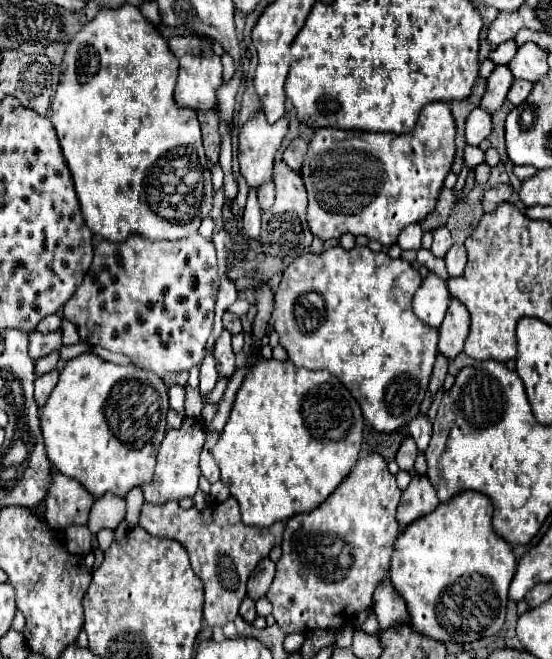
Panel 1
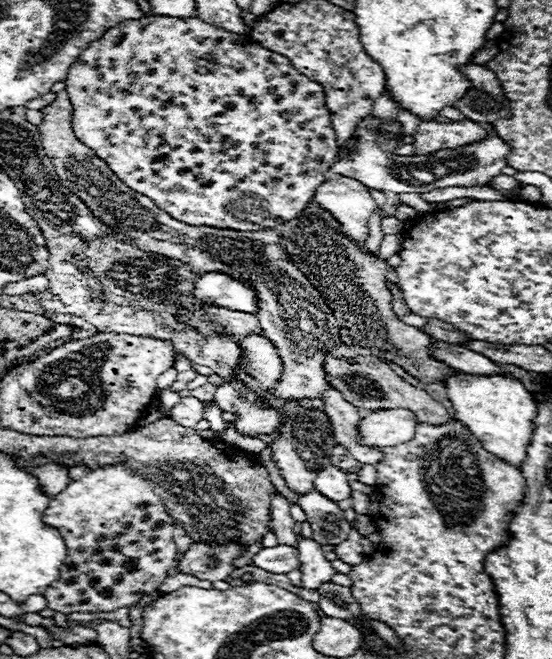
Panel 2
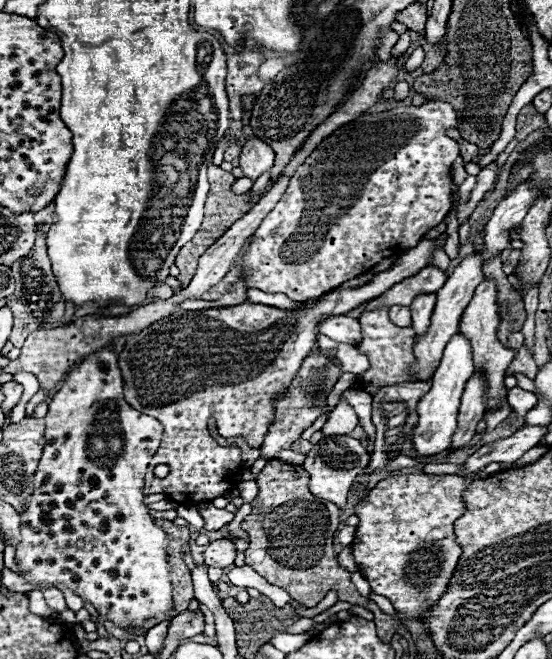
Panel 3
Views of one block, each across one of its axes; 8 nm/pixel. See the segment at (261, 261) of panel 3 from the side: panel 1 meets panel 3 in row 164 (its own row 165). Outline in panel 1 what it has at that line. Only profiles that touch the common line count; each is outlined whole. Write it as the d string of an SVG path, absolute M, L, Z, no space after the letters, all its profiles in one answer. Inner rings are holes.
M446 102L426 104L414 130L406 136L394 136L392 132L346 132L340 128L318 128L298 170L308 194L306 220L310 232L324 242L350 232L354 236L378 240L382 246L392 246L402 228L422 222L434 210L442 182L454 162L454 136L456 126Z

